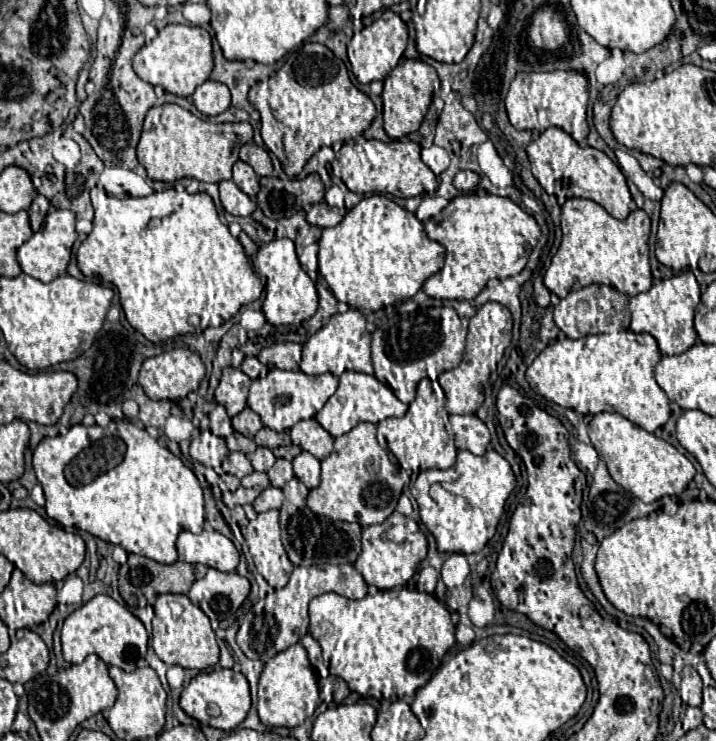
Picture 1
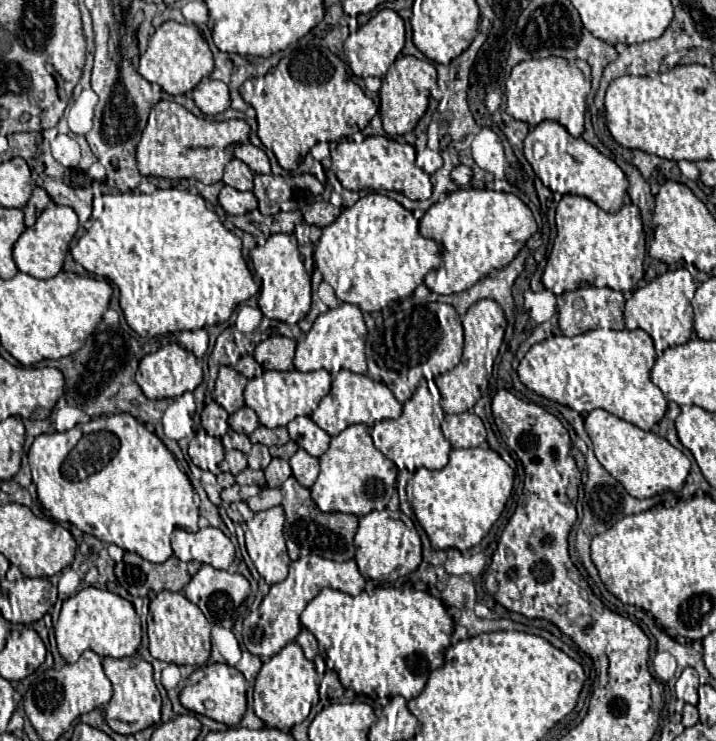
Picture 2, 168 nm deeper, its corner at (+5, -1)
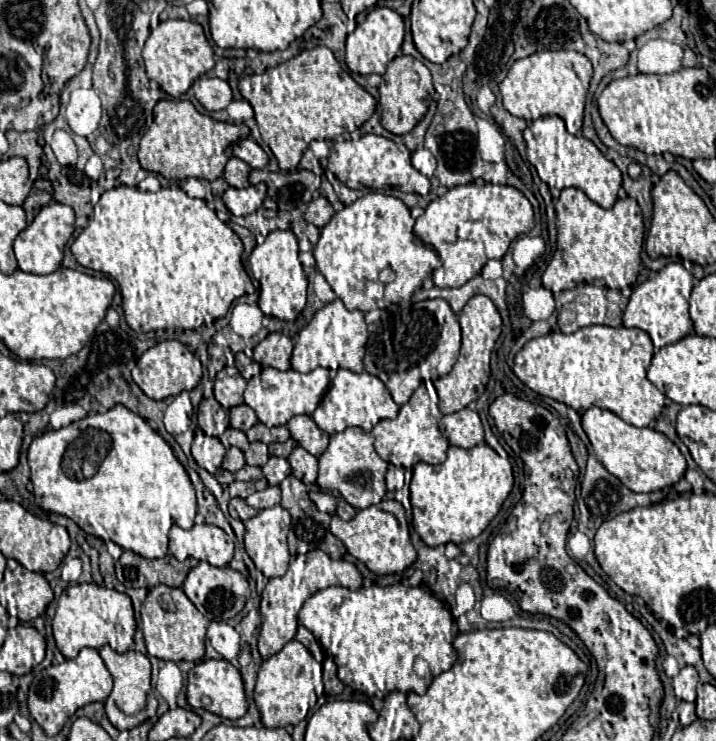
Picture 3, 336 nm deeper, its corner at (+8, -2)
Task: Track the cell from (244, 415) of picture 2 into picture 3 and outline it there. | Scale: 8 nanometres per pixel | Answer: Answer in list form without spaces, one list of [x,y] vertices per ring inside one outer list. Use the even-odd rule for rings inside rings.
[[[240,404],[240,406],[234,406],[230,408],[230,426],[236,428],[236,430],[250,430],[254,424],[258,424],[258,418],[254,414],[254,410],[246,404]]]

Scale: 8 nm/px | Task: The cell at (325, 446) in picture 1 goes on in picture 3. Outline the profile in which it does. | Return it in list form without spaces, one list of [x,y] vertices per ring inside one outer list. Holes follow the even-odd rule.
[[[294,416],[286,426],[290,430],[290,436],[312,456],[320,456],[326,450],[330,436],[320,430],[310,416]]]

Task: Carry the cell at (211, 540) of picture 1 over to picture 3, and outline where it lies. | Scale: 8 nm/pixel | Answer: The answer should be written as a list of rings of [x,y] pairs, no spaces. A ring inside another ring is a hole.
[[[210,524],[194,526],[192,530],[172,526],[168,540],[170,554],[176,556],[180,562],[192,556],[212,566],[228,566],[234,552],[234,542],[228,538],[228,534]]]

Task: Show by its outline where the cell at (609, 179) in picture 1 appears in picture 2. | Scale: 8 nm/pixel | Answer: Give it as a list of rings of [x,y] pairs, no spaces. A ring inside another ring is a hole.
[[[541,121],[535,125],[529,135],[525,137],[525,157],[531,163],[537,177],[547,185],[551,191],[557,193],[573,193],[583,195],[597,203],[601,209],[609,213],[617,213],[623,205],[623,195],[627,191],[627,177],[621,167],[599,153],[593,145],[583,141],[581,137],[573,137],[567,133],[563,125],[557,121]]]

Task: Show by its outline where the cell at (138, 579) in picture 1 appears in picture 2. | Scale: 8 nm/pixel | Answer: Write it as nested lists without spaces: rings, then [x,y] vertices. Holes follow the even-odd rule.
[[[135,553],[123,555],[123,561],[115,565],[115,576],[121,587],[135,597],[159,591],[181,591],[191,579],[187,565],[175,555],[155,565]]]

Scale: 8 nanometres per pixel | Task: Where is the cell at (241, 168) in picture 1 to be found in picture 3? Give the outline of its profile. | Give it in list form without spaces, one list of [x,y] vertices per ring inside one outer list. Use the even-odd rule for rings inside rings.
[[[230,158],[224,168],[224,180],[234,188],[246,188],[250,170],[252,168],[246,162],[242,162],[240,158]]]

